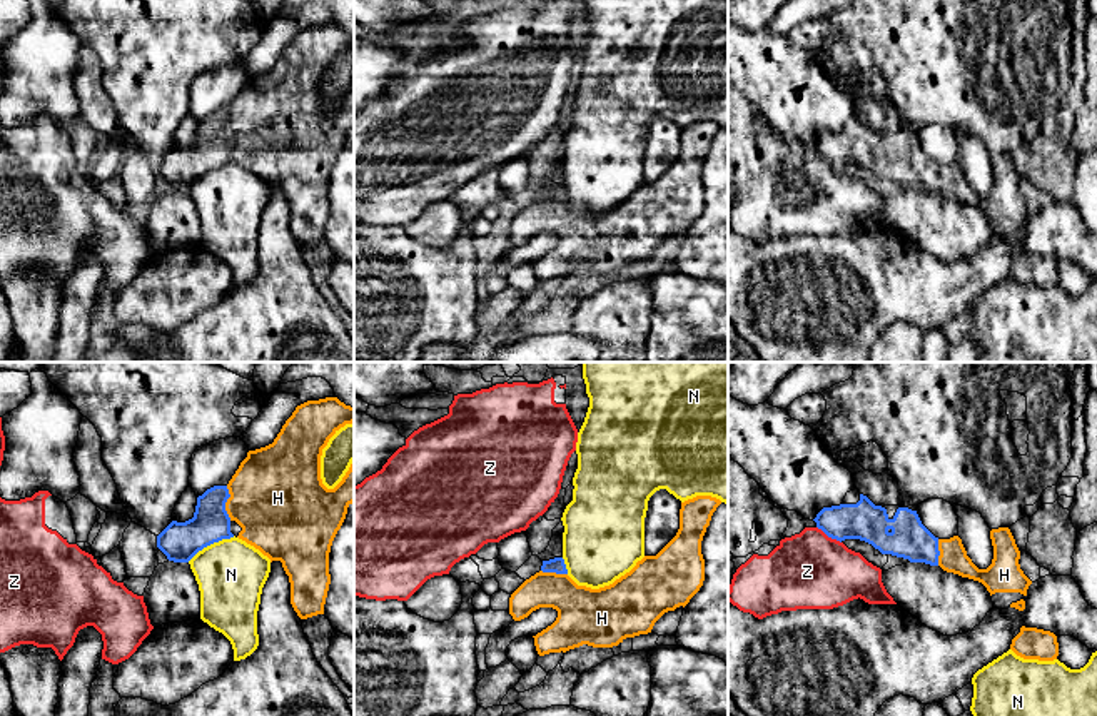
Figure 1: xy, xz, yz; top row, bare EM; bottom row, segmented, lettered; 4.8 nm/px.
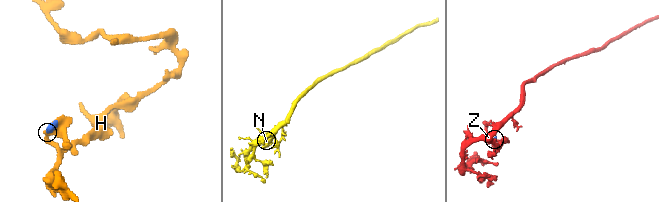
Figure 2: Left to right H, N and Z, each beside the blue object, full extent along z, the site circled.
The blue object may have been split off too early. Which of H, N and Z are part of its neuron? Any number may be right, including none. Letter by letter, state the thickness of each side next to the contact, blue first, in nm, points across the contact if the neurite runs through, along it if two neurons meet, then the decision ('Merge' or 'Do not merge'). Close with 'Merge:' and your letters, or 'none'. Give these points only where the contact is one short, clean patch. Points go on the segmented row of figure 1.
H: Thickness 190 nm (blue) against 460 nm. Merge
N: Thickness 190 nm (blue) against 320 nm. Do not merge
Z: Thickness 190 nm (blue) against 360 nm. Boundary: yz (817, 526), (840, 543). Do not merge
Merge: H

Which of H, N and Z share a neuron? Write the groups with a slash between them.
H / N / Z

